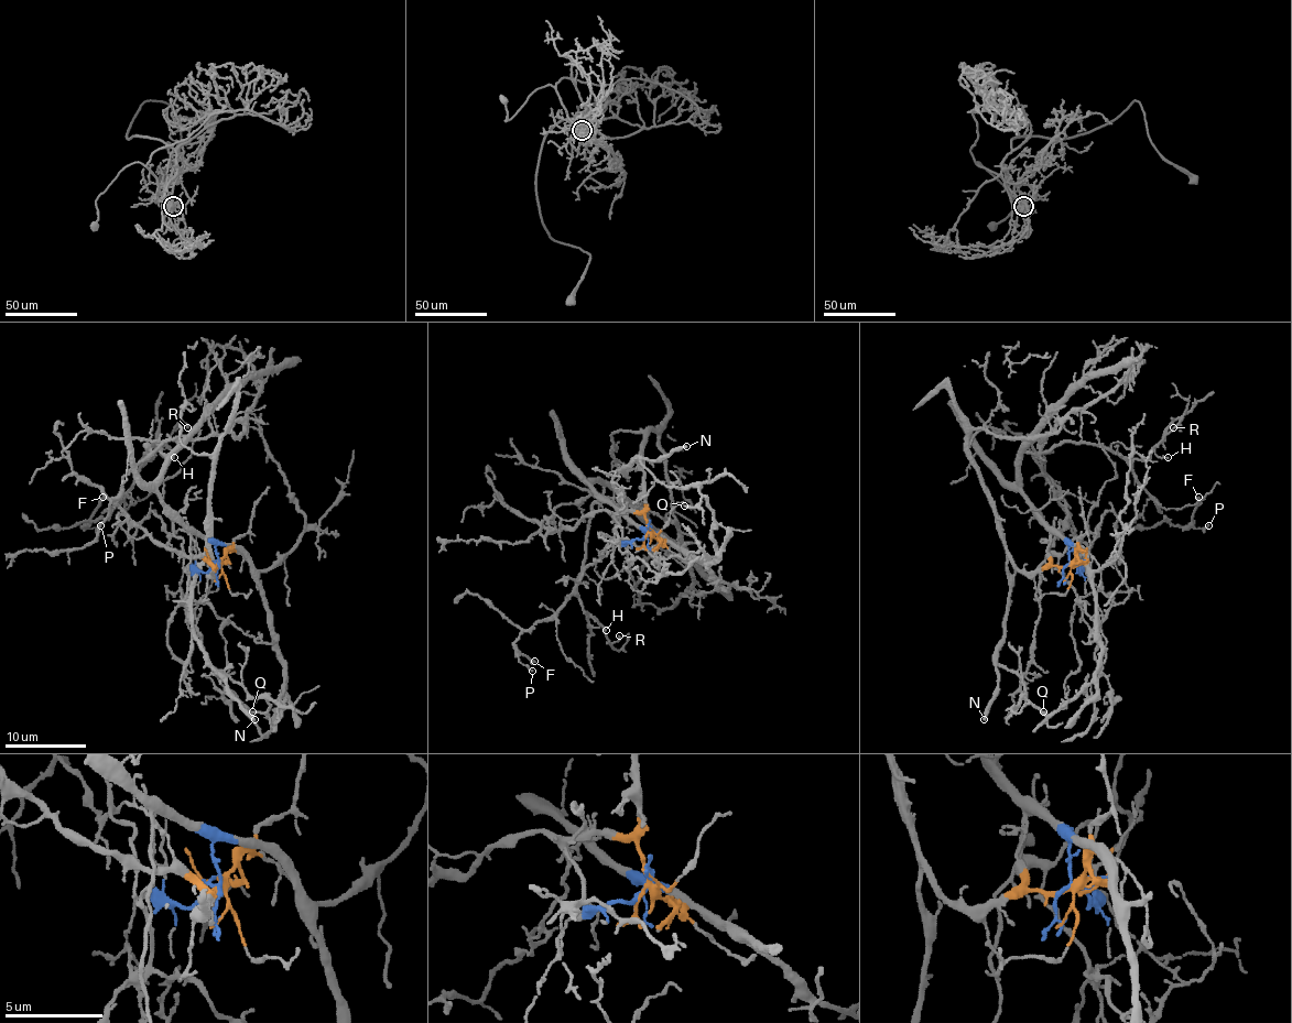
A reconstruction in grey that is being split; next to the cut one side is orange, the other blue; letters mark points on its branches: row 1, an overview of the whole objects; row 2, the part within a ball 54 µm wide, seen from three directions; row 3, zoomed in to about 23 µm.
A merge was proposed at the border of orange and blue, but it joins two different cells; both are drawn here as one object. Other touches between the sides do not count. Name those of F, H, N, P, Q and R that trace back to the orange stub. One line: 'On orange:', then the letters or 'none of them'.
On orange: N, Q

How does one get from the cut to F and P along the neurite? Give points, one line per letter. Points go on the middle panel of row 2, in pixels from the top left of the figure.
F: (647, 533), (589, 485), (604, 487), (604, 494), (587, 528), (582, 574), (570, 598), (514, 643), (534, 661)
P: (647, 533), (589, 485), (604, 494), (582, 574), (553, 615), (519, 637), (514, 653), (533, 672)

